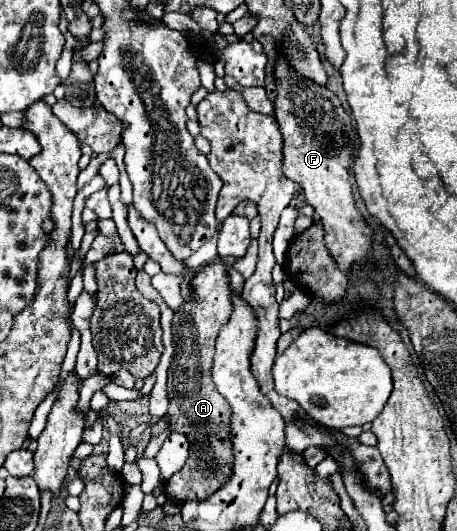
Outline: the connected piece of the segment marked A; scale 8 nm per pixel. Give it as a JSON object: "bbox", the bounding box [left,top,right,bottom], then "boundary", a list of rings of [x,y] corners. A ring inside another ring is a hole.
{"bbox":[151,264,233,504],"boundary":[[[207,264],[193,278],[193,302],[183,304],[173,318],[173,344],[175,354],[169,366],[167,392],[169,392],[169,412],[167,418],[161,418],[151,426],[153,436],[163,430],[181,432],[189,438],[193,450],[181,468],[163,484],[163,494],[183,504],[187,500],[205,500],[209,494],[217,492],[219,486],[229,482],[233,474],[233,444],[229,438],[231,410],[225,398],[217,392],[211,380],[213,366],[213,346],[219,334],[219,328],[229,322],[233,304],[229,278],[223,264]]]}

